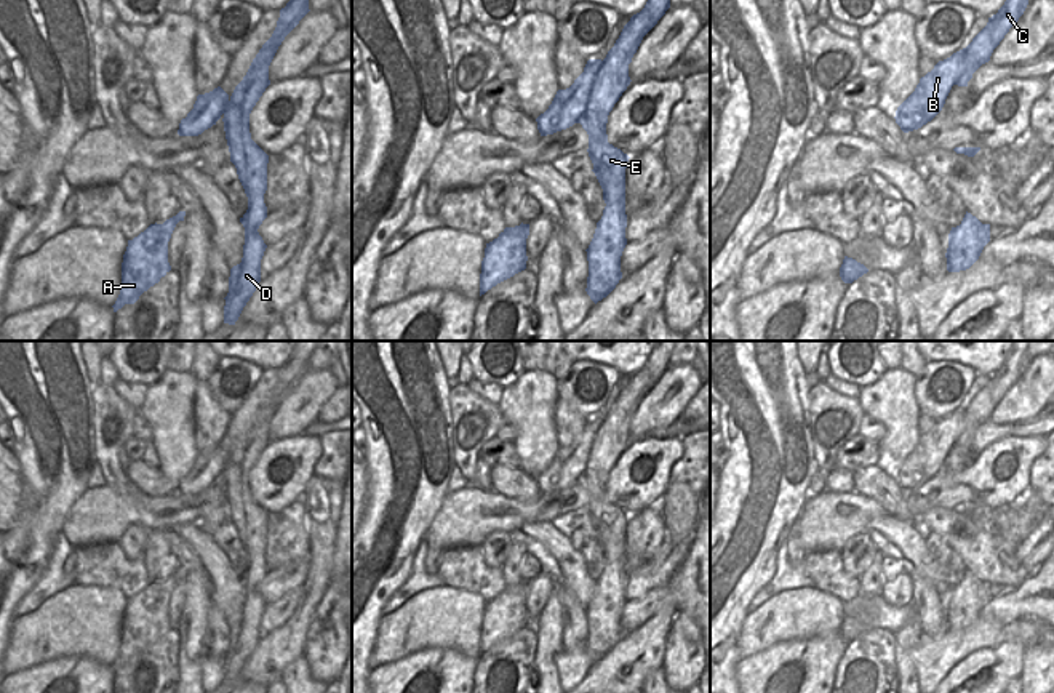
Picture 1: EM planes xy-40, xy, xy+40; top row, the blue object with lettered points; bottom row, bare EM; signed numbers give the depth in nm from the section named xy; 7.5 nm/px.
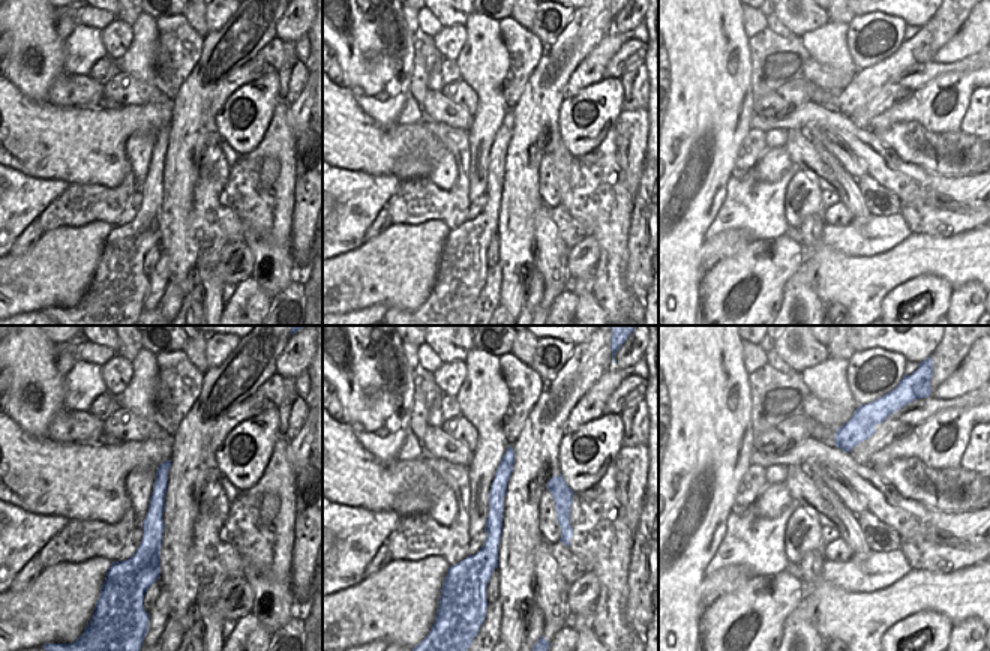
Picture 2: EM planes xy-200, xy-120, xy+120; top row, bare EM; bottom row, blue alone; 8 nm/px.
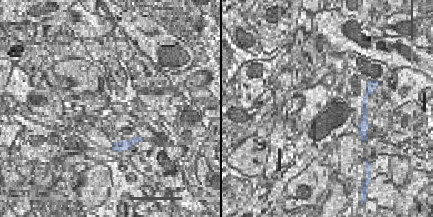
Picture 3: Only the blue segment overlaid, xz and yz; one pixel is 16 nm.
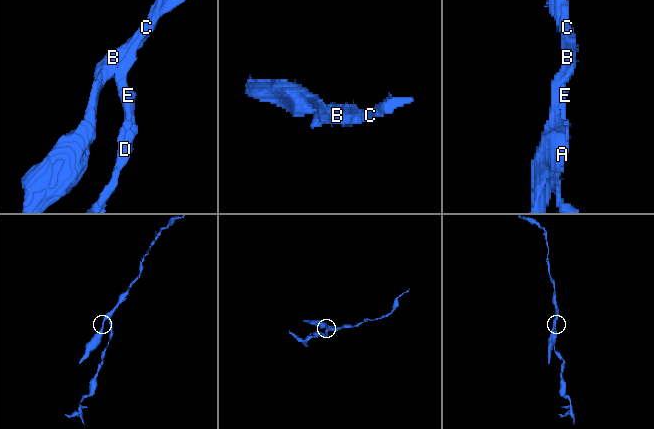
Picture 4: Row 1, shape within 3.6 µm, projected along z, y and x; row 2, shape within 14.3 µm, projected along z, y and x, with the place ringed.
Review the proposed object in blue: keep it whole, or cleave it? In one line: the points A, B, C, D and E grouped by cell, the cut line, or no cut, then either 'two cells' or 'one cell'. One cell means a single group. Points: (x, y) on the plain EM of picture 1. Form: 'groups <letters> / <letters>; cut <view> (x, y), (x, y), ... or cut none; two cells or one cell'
groups A B C / D E; cut xy (626, 421), (616, 431), (597, 437), (589, 463), (578, 480); two cells

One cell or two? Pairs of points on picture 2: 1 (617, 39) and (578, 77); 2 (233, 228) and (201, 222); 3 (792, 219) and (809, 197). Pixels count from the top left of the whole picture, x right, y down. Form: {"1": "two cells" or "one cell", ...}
{"1": "one cell", "2": "two cells", "3": "one cell"}

